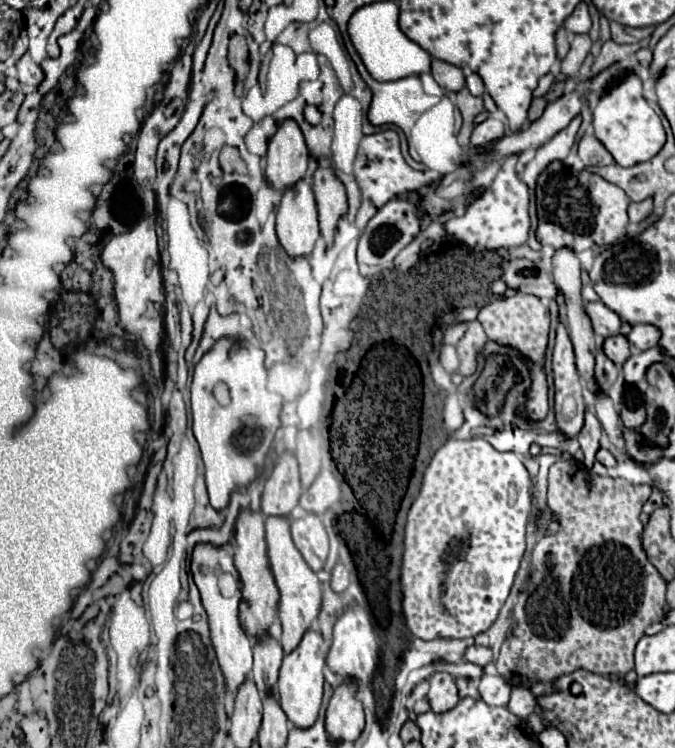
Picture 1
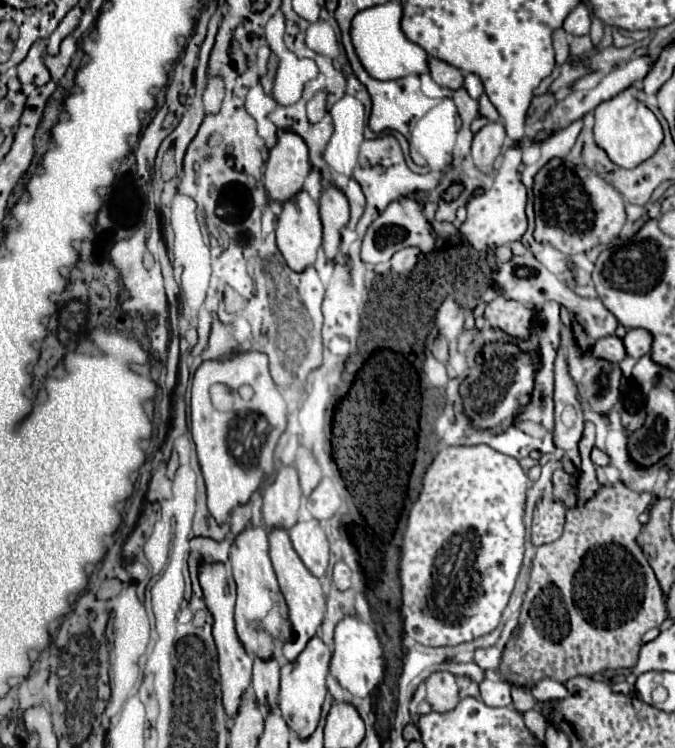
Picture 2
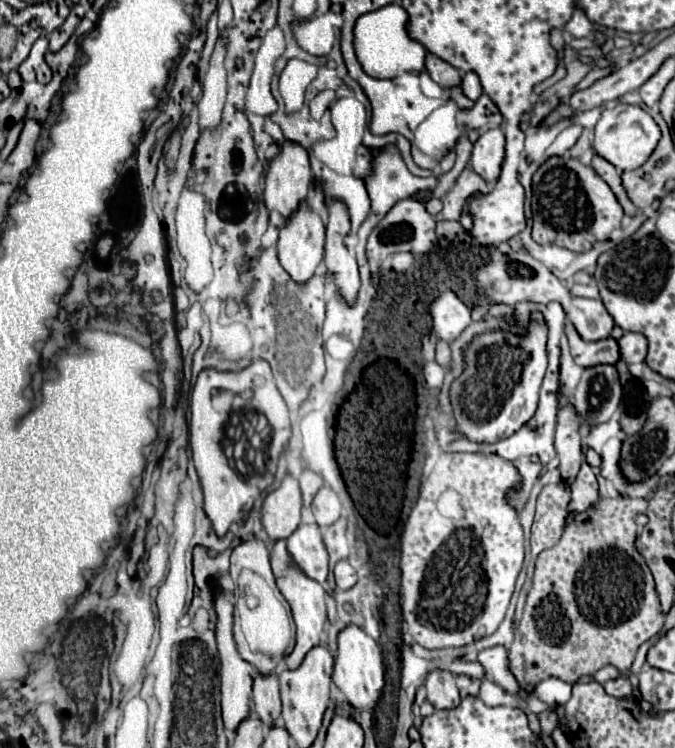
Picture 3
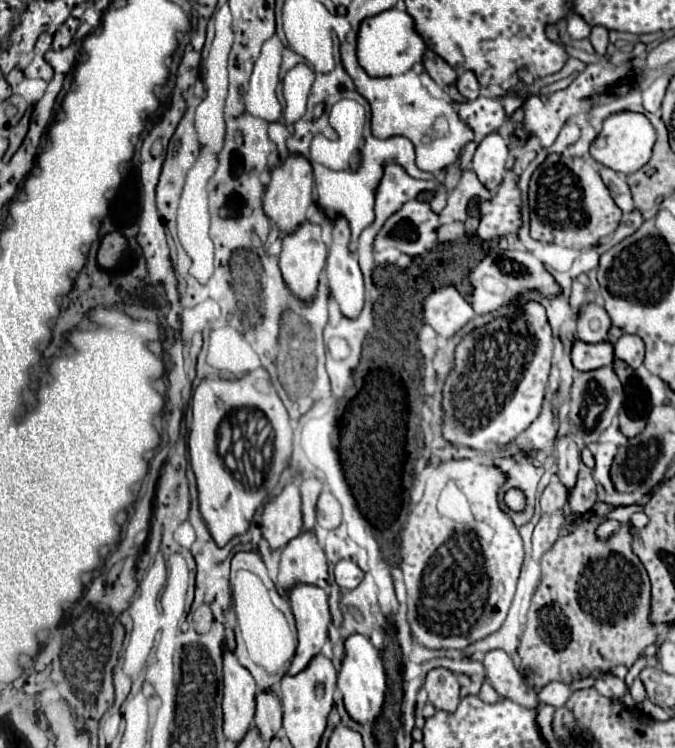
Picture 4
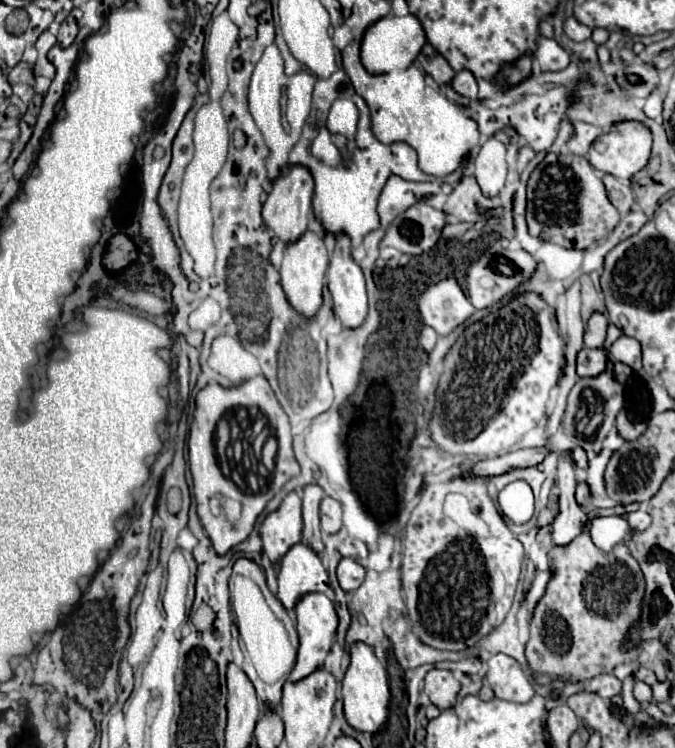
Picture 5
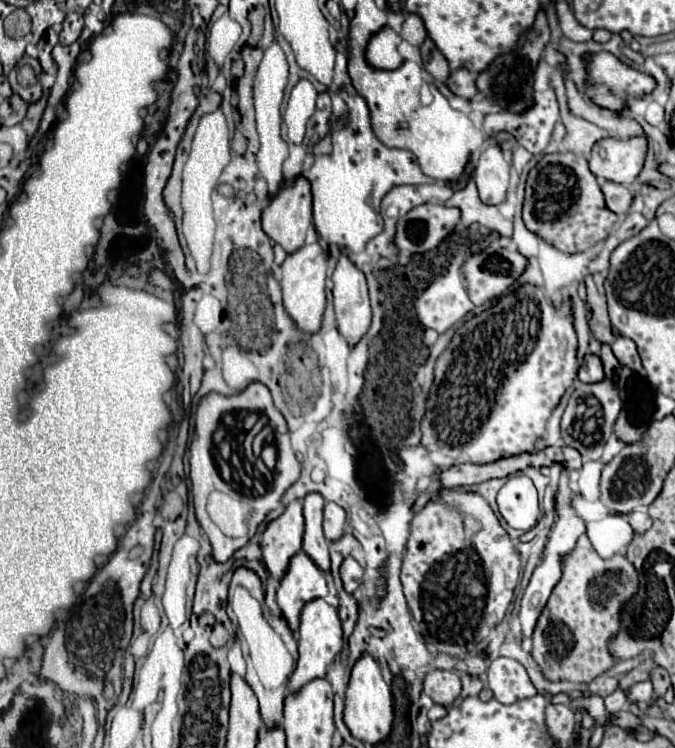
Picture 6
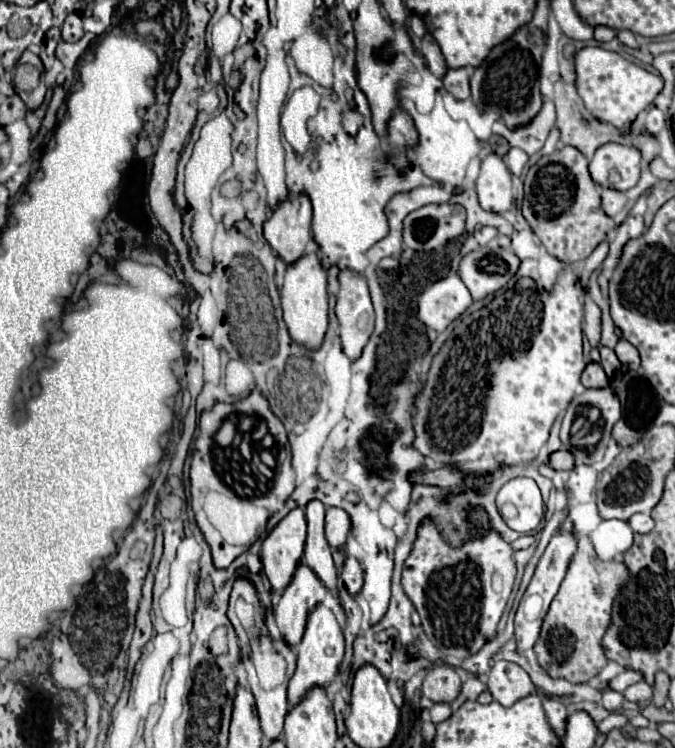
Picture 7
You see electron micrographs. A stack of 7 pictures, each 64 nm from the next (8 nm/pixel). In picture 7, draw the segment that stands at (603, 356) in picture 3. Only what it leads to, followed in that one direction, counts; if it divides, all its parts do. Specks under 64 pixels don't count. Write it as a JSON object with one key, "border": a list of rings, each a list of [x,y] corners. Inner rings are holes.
{"border":[[[600,364],[586,366],[586,370],[582,372],[582,386],[584,388],[606,388],[608,386],[608,376]]]}

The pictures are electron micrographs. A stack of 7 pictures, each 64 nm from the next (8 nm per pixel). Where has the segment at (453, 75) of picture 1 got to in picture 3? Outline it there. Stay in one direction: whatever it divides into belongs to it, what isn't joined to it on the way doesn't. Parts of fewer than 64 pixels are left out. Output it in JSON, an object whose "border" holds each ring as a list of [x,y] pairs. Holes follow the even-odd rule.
{"border":[[[430,52],[426,54],[426,70],[428,70],[430,78],[432,78],[436,84],[440,84],[442,88],[458,86],[460,80],[462,80],[460,72],[458,72],[454,66],[450,66],[448,62],[440,60],[438,56],[434,56],[434,54],[430,54]]]}

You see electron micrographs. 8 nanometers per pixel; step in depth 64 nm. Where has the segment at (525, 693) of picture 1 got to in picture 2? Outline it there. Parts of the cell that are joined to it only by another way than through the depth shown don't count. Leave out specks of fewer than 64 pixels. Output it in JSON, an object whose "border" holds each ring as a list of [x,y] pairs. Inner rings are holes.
{"border":[[[512,686],[512,700],[514,700],[514,708],[518,712],[526,712],[534,706],[534,698],[530,694],[530,690],[526,688],[518,688],[518,686]]]}

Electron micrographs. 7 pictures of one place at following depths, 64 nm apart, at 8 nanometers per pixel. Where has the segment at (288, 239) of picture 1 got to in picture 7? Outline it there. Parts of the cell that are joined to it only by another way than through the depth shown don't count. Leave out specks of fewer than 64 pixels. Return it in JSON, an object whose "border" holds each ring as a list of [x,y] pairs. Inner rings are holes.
{"border":[[[306,254],[298,262],[290,264],[282,288],[282,310],[284,322],[292,340],[308,350],[318,350],[328,330],[328,292],[326,292],[326,270],[320,266],[316,254]]]}

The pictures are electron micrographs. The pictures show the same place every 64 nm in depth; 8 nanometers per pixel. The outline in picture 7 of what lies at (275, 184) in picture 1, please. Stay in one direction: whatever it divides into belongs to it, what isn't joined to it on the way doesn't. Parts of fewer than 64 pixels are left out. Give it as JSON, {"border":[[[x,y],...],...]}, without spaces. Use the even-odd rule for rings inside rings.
{"border":[[[306,196],[288,198],[286,202],[280,202],[272,210],[272,216],[264,222],[264,238],[278,258],[282,258],[286,264],[294,264],[306,254],[310,224],[310,200]]]}

